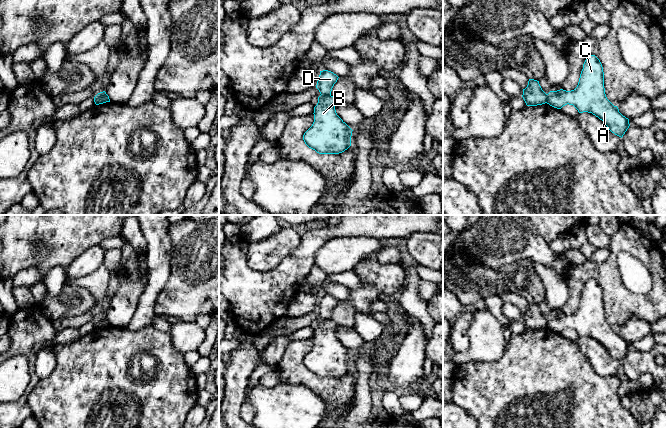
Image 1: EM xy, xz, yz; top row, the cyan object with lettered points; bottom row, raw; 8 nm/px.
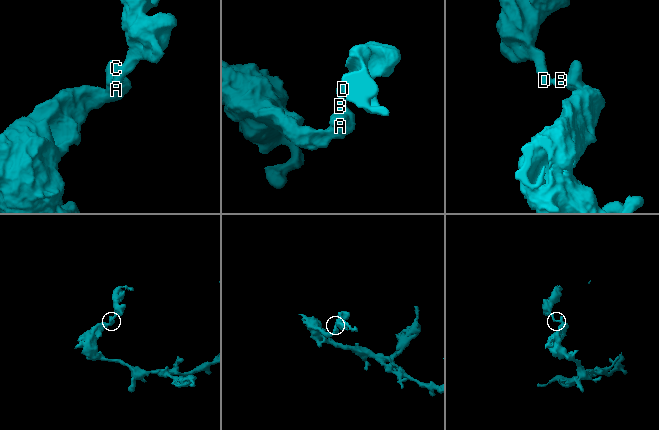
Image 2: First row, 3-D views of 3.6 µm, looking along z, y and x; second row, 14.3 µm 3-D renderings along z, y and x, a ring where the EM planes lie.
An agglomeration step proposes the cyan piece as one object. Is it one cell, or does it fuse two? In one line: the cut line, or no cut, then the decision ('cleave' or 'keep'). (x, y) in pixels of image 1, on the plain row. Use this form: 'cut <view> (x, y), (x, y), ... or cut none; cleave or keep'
cut xz (330, 317), (321, 319); cleave

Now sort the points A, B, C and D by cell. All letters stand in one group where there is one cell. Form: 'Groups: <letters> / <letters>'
Groups: A B C / D

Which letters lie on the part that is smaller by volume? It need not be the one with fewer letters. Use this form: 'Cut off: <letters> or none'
Cut off: D

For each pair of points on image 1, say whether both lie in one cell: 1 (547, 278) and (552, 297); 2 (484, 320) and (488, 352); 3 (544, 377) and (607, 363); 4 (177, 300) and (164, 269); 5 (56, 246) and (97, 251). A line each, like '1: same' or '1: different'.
1: same
2: same
3: different
4: different
5: different

